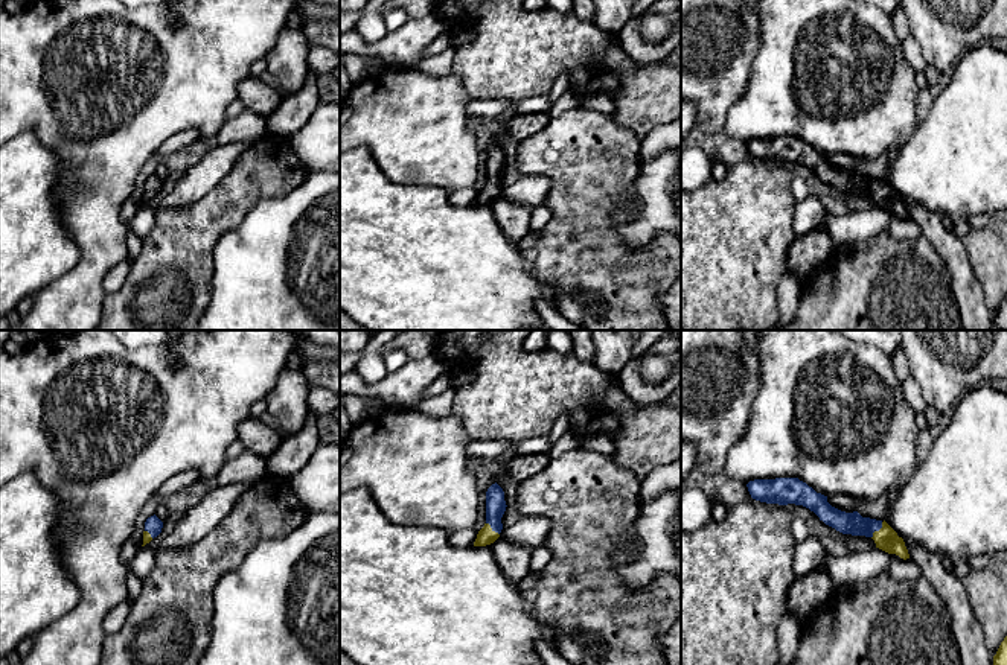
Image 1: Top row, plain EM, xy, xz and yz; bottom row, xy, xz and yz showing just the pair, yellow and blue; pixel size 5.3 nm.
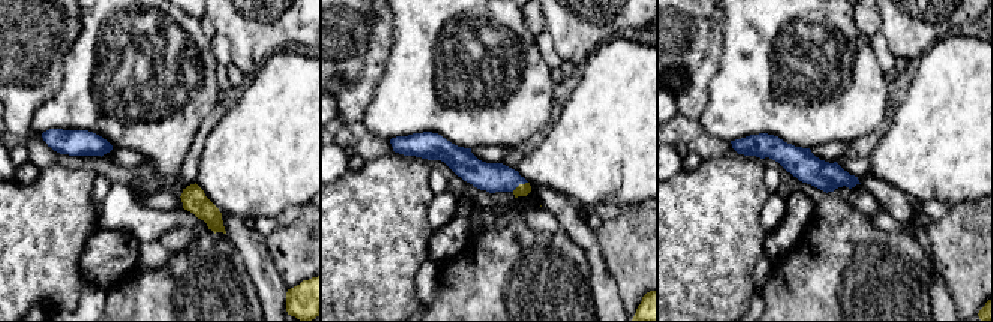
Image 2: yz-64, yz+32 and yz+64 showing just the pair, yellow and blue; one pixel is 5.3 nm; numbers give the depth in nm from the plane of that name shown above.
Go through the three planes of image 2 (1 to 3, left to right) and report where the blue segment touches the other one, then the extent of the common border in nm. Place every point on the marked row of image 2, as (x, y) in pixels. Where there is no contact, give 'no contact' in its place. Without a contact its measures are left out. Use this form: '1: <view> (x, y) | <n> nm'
1: no contact
2: yz+32 (519, 184) | 100 nm
3: no contact

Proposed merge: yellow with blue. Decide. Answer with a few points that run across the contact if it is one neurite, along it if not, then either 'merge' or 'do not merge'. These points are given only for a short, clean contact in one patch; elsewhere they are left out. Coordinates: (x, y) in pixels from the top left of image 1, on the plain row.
yz (885, 198), (876, 190), (853, 183) | merge

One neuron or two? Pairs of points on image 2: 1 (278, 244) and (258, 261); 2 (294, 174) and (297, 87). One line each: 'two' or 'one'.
1: two
2: one

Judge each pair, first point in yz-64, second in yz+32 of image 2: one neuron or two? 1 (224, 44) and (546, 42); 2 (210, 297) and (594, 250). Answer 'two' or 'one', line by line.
1: one
2: two

